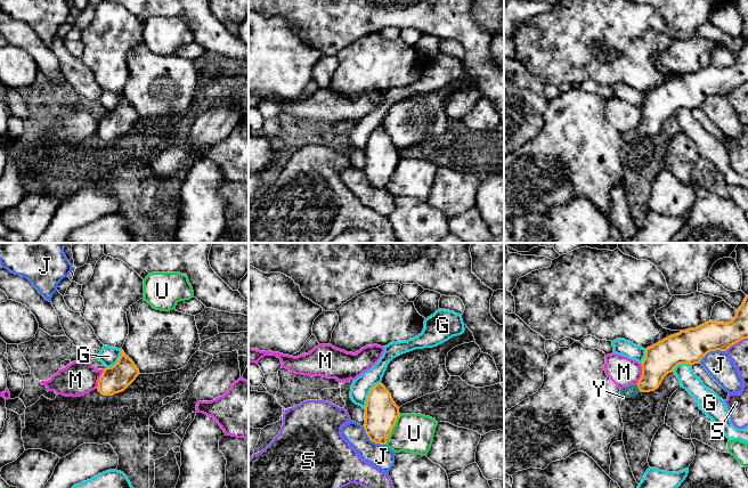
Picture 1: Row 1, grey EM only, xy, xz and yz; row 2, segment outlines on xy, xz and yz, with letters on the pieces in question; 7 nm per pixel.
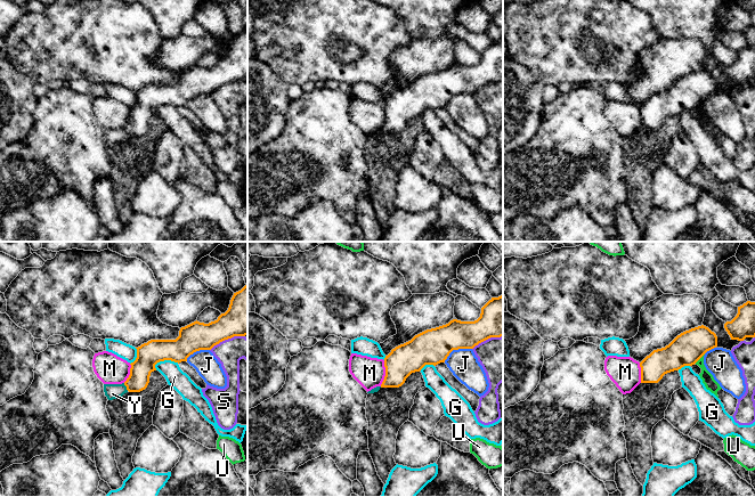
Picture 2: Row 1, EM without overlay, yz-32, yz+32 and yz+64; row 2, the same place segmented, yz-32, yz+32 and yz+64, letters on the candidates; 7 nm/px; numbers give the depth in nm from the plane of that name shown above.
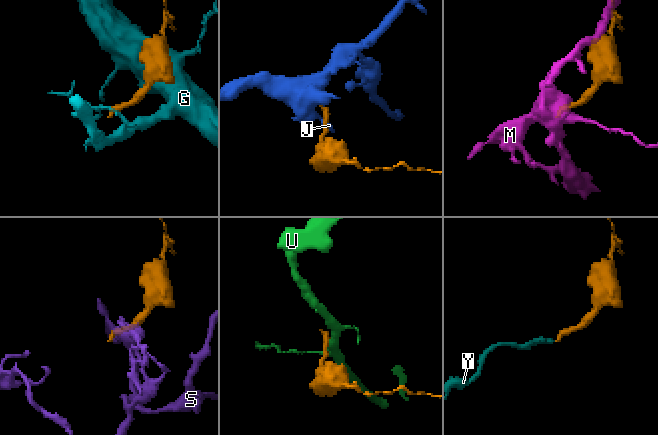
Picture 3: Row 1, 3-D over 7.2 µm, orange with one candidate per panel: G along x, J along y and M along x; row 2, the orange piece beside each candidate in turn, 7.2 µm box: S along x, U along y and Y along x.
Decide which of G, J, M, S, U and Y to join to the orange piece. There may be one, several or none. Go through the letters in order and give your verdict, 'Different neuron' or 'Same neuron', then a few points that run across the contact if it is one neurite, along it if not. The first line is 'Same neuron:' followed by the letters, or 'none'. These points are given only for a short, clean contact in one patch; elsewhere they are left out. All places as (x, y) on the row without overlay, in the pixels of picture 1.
Same neuron: Y
G: Different neuron. Line: xz (380, 125), (371, 133), (364, 153)
J: Different neuron. Line: xz (363, 171), (371, 185), (384, 189)
M: Different neuron. Line: yz (641, 107), (641, 122), (636, 129)
S: Different neuron. Line: yz (747, 82), (731, 89), (725, 95)
U: Different neuron. Line: xz (399, 157), (396, 169), (384, 188)
Y: Same neuron. Line: yz (660, 104), (653, 116), (637, 131), (633, 135)

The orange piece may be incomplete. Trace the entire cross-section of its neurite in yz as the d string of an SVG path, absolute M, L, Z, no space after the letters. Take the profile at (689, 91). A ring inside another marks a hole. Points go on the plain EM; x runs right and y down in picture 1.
M746 40L742 49L735 57L735 62L729 67L707 67L696 72L681 75L670 80L658 88L645 93L645 101L642 109L642 121L635 130L620 133L623 143L631 143L641 137L654 136L661 129L664 122L674 116L680 108L690 111L699 108L701 104L710 96L726 96L731 90L739 86L748 83L748 40Z

